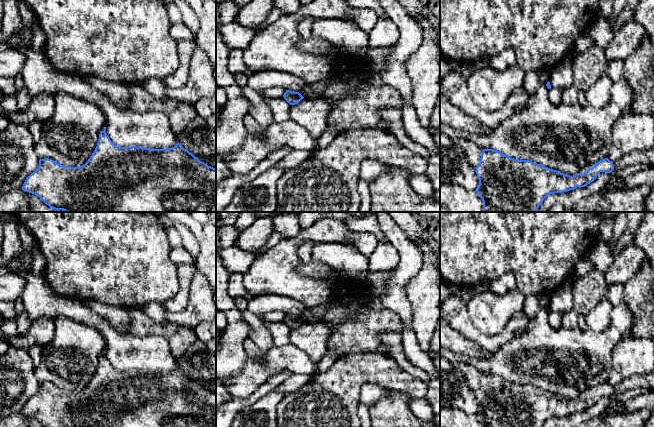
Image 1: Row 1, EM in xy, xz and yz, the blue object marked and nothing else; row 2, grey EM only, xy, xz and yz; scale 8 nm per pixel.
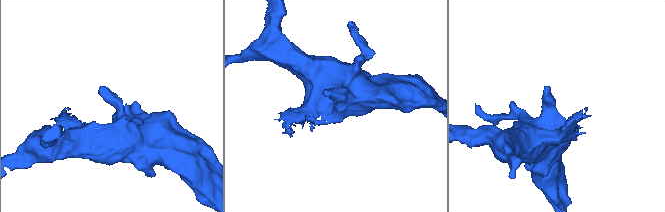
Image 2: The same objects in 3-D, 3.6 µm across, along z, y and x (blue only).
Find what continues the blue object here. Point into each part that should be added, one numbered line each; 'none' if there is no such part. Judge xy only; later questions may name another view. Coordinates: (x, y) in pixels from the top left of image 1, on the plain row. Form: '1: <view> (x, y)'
none

